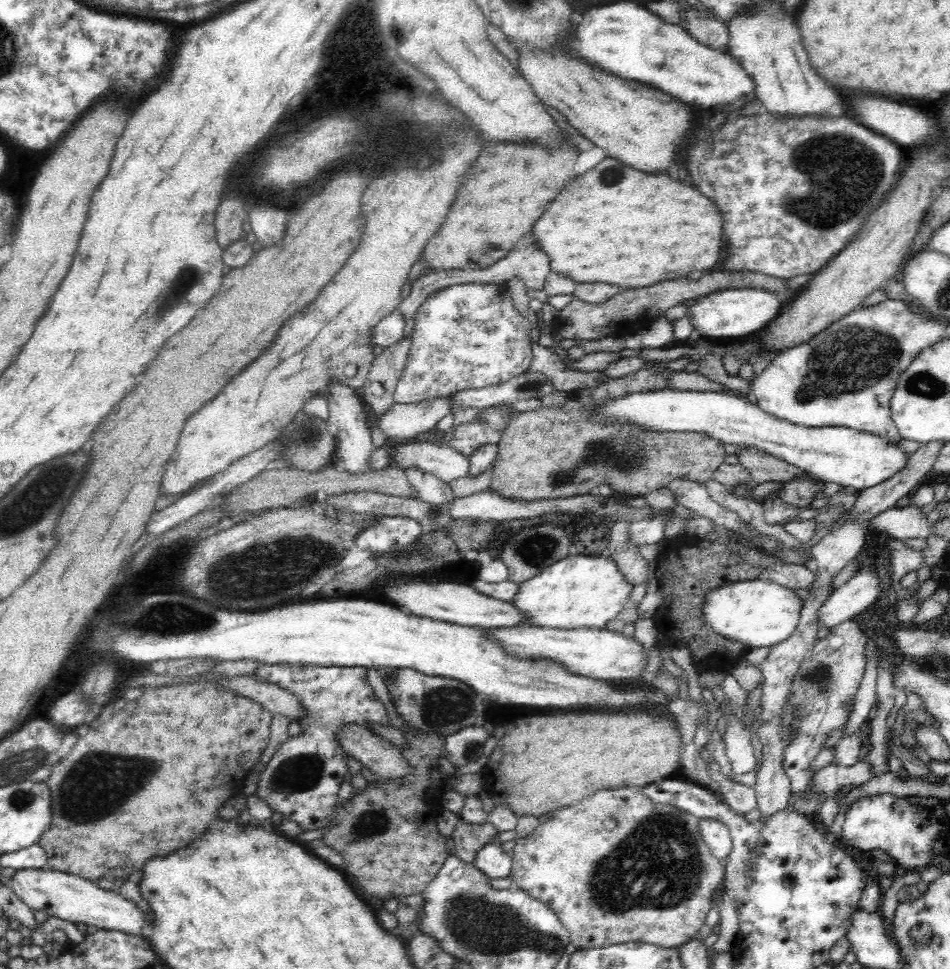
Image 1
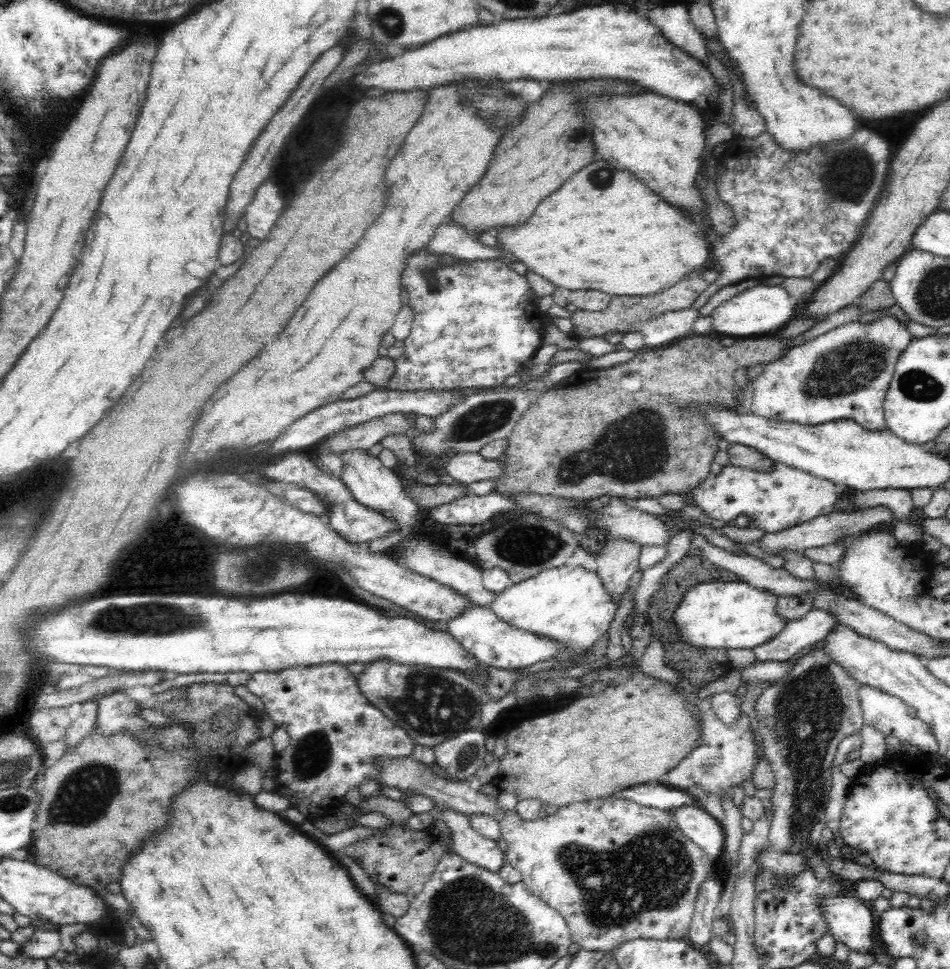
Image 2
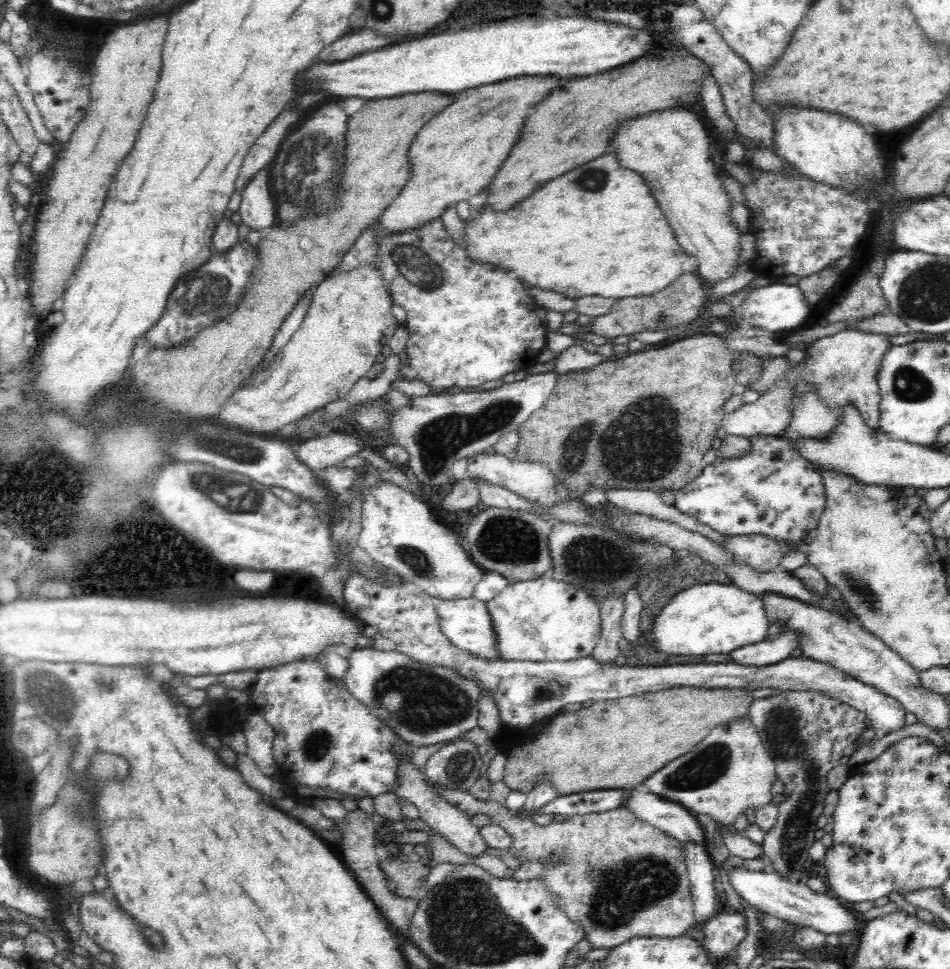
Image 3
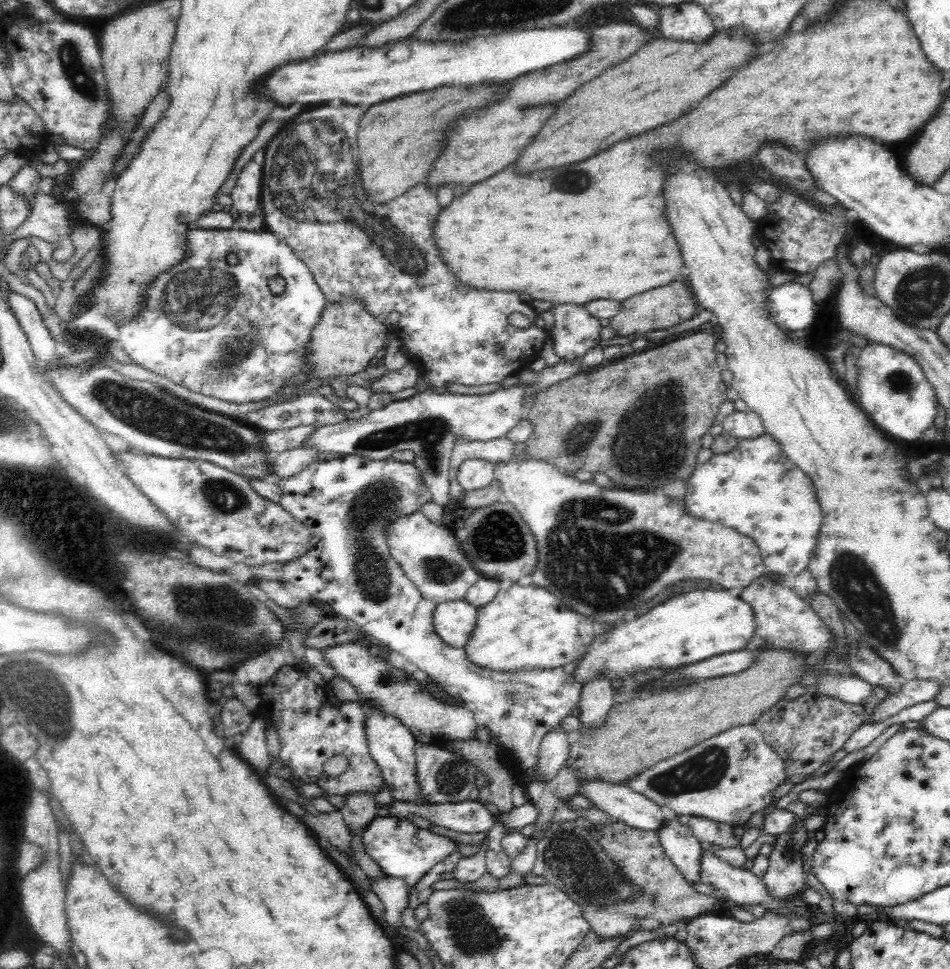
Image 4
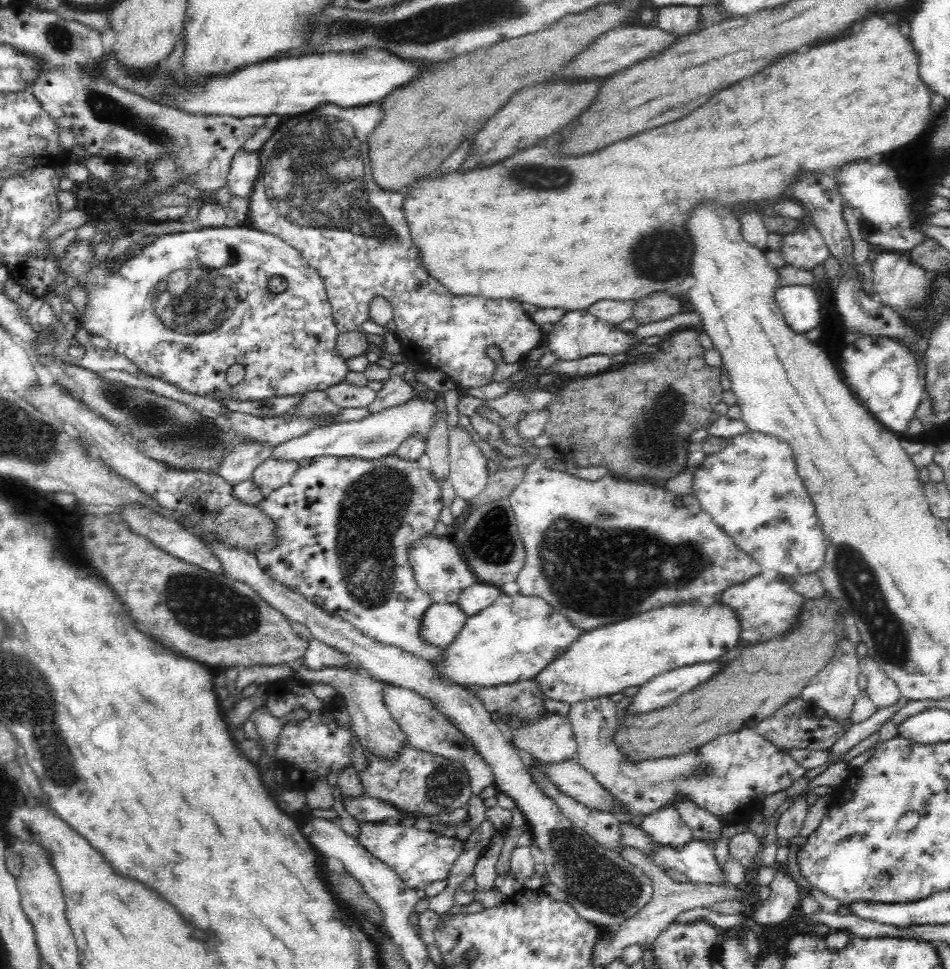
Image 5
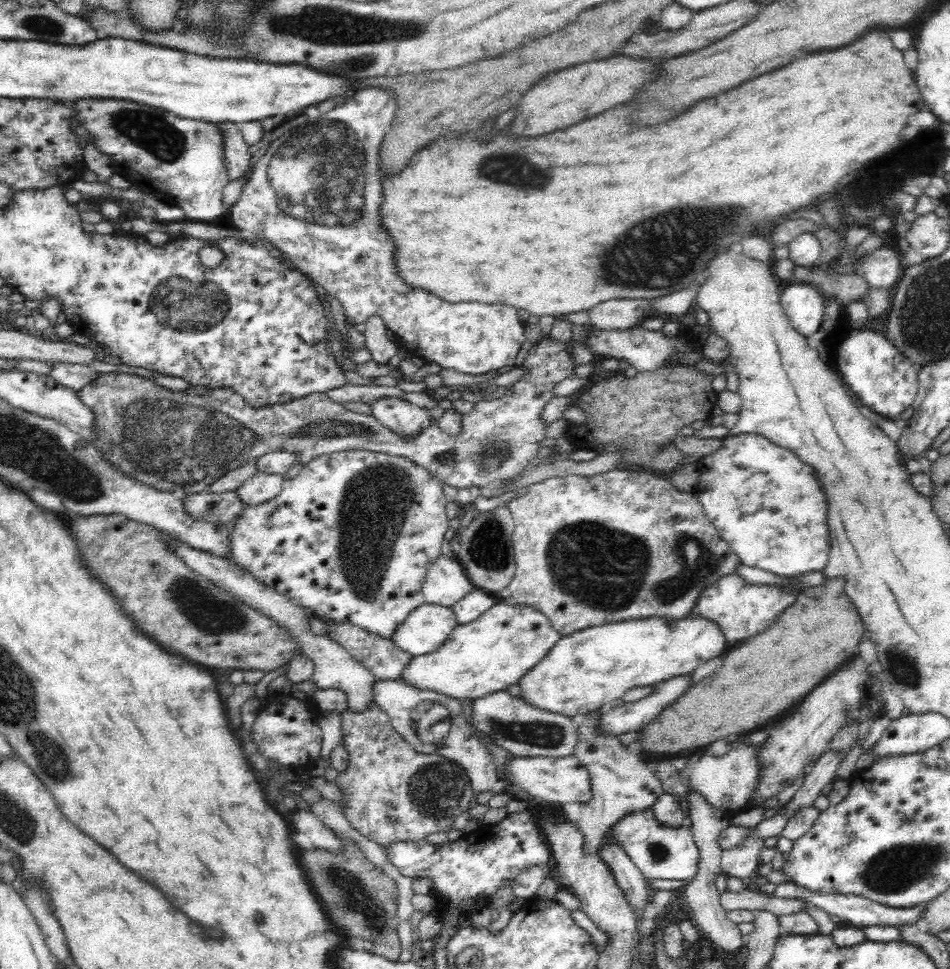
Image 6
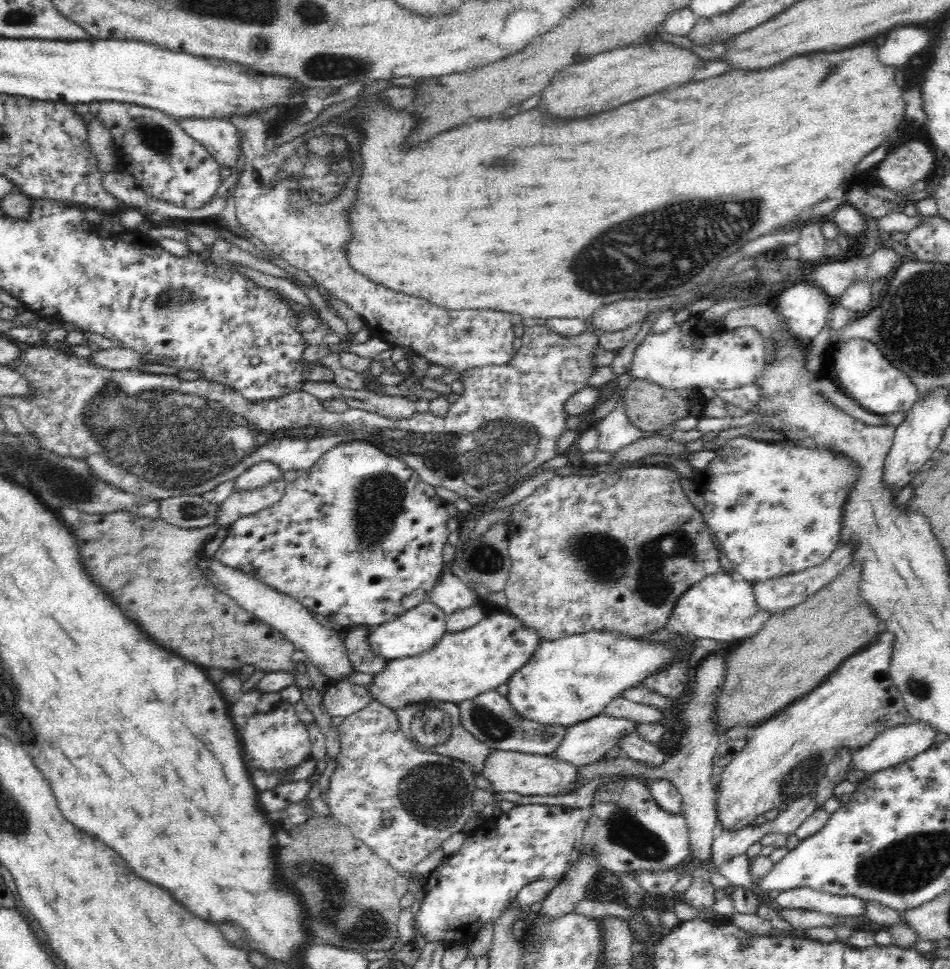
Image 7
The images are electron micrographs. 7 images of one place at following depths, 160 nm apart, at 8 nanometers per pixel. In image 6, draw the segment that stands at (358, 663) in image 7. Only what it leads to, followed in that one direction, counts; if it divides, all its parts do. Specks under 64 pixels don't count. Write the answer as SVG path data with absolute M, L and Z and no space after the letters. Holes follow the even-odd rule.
M326 621L327 635L339 642L354 657L361 662L378 680L398 680L406 662L413 656L403 653L390 639L364 631L349 623L338 624Z

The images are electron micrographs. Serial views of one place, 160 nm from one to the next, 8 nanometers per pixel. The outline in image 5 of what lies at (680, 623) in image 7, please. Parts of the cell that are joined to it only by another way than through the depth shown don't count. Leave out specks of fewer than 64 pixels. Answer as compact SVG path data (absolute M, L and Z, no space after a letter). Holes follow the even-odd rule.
M756 575L744 582L726 587L715 602L732 609L739 621L740 635L738 638L742 642L753 645L766 642L766 640L785 634L792 629L798 622L798 610L804 602L804 597L788 583L777 579L774 582L766 582L762 576Z

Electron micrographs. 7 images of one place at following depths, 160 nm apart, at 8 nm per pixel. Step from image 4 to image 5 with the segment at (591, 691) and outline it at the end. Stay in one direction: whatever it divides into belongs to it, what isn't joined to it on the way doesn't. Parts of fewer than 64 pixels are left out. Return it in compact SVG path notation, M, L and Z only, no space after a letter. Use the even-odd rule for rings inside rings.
M598 697L570 705L567 717L577 742L574 758L610 793L616 808L622 805L634 816L648 816L666 804L672 805L674 794L685 794L719 817L722 825L742 823L763 808L766 796L790 788L807 772L755 729L723 734L684 754L634 762L616 746L616 712L610 697Z

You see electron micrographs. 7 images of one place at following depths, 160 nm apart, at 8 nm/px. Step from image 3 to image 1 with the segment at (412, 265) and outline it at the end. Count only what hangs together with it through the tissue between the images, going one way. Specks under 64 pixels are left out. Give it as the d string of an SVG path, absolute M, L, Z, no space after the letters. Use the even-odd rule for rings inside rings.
M508 280L500 283L459 283L430 294L414 316L410 348L393 399L398 404L414 404L444 398L466 388L486 388L508 382L530 366L533 352L529 333L532 323L514 307Z

